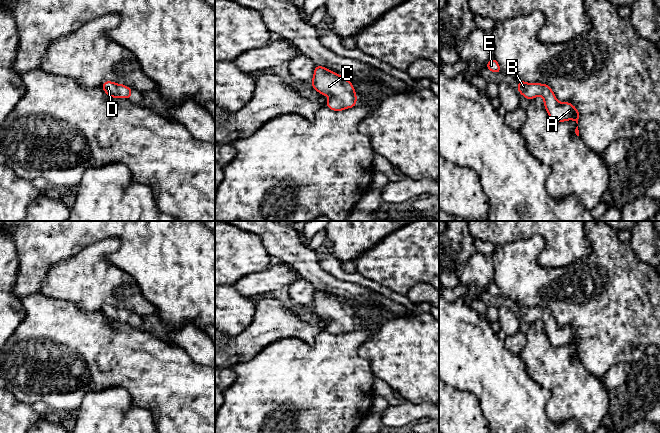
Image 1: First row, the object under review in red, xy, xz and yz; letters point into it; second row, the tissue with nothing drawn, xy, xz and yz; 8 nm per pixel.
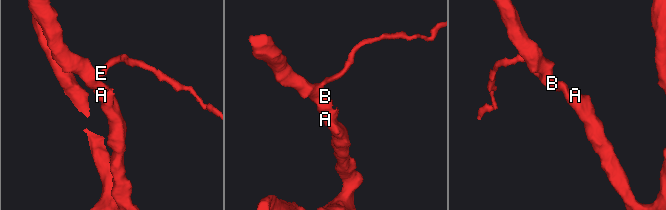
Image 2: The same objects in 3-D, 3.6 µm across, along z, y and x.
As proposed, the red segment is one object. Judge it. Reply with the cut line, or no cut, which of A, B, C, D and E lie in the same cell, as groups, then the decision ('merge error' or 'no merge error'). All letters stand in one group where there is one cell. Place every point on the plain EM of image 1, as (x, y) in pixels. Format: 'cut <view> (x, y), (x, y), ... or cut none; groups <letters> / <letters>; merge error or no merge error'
cut none; groups A B C D E; no merge error

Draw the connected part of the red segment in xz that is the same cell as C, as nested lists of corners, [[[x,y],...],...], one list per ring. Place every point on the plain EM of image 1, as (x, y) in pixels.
[[[315,290],[311,308],[317,316],[330,321],[326,330],[333,335],[356,330],[357,320],[353,308],[325,291]]]

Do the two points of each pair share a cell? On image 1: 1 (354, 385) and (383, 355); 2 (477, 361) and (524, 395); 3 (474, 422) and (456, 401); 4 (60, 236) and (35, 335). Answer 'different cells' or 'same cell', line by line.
1: different cells
2: same cell
3: same cell
4: different cells

